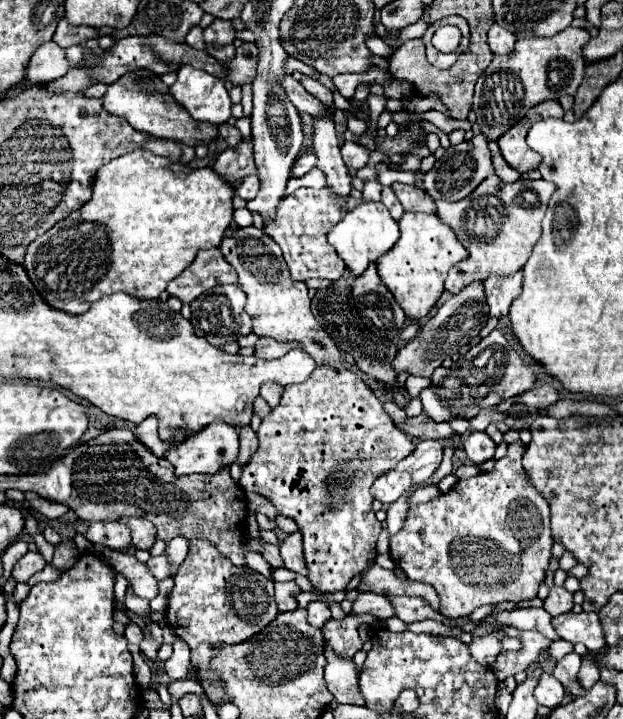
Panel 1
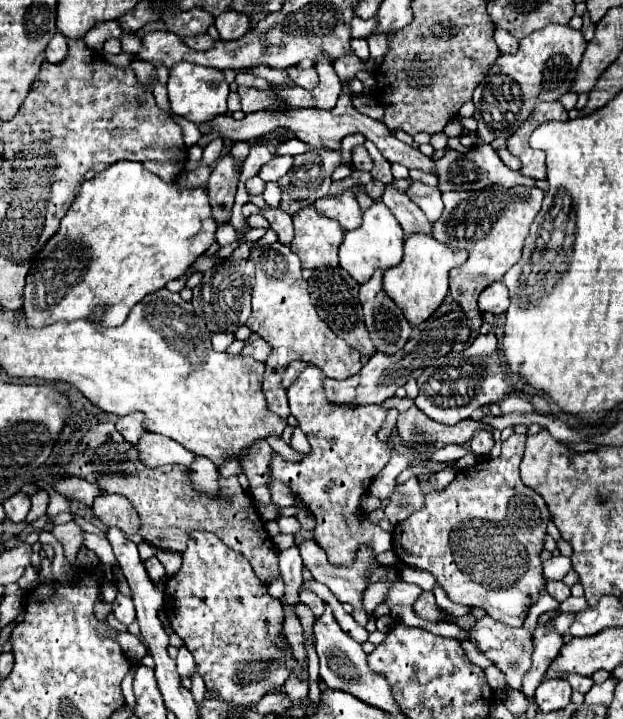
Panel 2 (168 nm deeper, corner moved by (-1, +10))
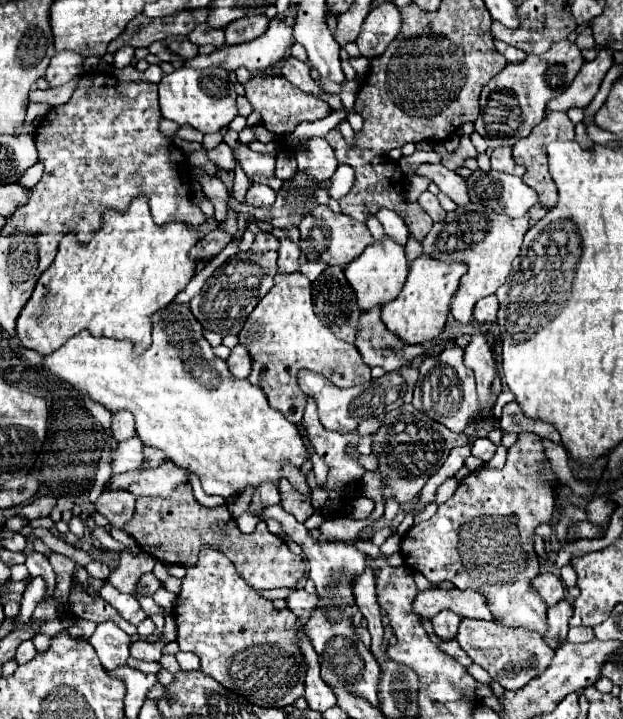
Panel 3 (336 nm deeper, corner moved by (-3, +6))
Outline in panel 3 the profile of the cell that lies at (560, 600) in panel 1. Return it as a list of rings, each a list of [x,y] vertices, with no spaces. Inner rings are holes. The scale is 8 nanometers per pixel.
[[[552,572],[538,574],[538,576],[534,578],[534,588],[538,590],[538,594],[542,596],[542,600],[544,600],[548,606],[560,602],[560,600],[564,598],[564,590],[566,590],[564,584],[562,584],[562,580],[560,580],[556,574],[552,574]]]

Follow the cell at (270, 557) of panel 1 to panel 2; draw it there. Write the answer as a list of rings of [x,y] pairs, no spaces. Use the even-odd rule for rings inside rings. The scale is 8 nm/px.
[[[296,546],[280,550],[278,552],[278,566],[280,566],[280,574],[284,576],[286,582],[286,596],[282,602],[286,604],[296,604],[298,602],[298,590],[302,584],[302,558]]]

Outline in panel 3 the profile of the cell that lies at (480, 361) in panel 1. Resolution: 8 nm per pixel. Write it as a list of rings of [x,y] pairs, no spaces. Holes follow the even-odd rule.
[[[456,344],[446,346],[442,352],[438,352],[434,358],[426,358],[420,368],[420,376],[414,388],[414,400],[412,406],[426,416],[434,418],[436,422],[442,422],[446,428],[454,432],[464,432],[468,426],[468,418],[478,412],[478,394],[476,394],[476,382],[474,372],[464,366],[464,350]]]

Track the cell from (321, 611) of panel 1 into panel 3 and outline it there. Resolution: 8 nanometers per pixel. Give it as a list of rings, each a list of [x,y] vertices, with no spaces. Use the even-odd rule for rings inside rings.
[[[294,590],[288,594],[286,598],[286,606],[302,620],[306,622],[310,618],[310,614],[314,612],[316,608],[316,602],[318,602],[318,596],[316,594],[308,594],[306,590]]]

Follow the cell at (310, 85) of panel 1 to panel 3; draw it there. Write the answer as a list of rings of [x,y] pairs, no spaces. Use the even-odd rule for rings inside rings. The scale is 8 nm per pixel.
[[[288,56],[288,58],[282,60],[280,74],[286,80],[290,80],[296,88],[304,90],[310,96],[320,96],[322,94],[322,88],[318,86],[318,82],[310,78],[310,68],[304,62],[300,62],[298,58],[294,58],[294,56]]]

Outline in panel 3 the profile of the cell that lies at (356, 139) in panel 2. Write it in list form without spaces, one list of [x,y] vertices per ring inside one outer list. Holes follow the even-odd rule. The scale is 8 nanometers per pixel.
[[[341,164],[338,165],[332,176],[332,185],[328,189],[330,197],[339,200],[348,194],[354,183],[354,170],[352,167]]]

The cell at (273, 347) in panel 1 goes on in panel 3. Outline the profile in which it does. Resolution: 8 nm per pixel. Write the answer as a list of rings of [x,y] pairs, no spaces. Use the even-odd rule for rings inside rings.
[[[242,344],[232,348],[226,364],[228,364],[228,370],[236,378],[248,378],[250,376],[250,370],[252,370],[252,366],[250,366],[250,354],[248,354],[248,350]]]

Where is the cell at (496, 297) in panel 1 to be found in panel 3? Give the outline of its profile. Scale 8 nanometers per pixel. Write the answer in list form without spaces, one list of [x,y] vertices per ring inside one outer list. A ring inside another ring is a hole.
[[[486,296],[480,298],[474,306],[474,322],[478,324],[490,324],[496,320],[496,312],[498,312],[498,300],[496,296]]]

